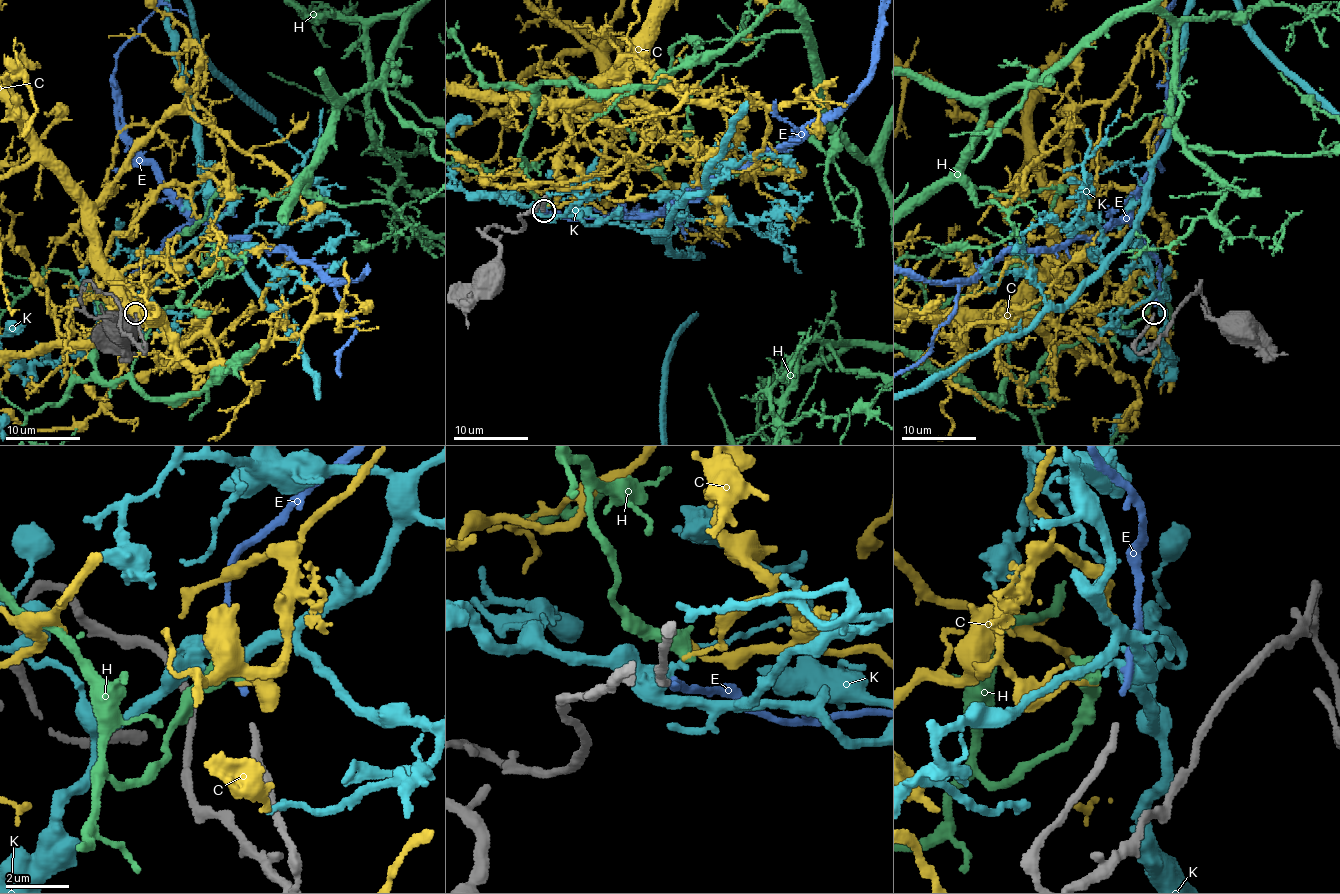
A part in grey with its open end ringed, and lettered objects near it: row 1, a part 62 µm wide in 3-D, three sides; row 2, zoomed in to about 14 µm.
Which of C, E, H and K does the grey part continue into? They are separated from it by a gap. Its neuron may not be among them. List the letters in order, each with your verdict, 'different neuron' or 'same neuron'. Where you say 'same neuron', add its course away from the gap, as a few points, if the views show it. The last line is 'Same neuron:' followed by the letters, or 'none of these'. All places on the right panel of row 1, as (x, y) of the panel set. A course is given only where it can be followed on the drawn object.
C: different neuron
E: same neuron
H: different neuron
K: different neuron
Same neuron: E

